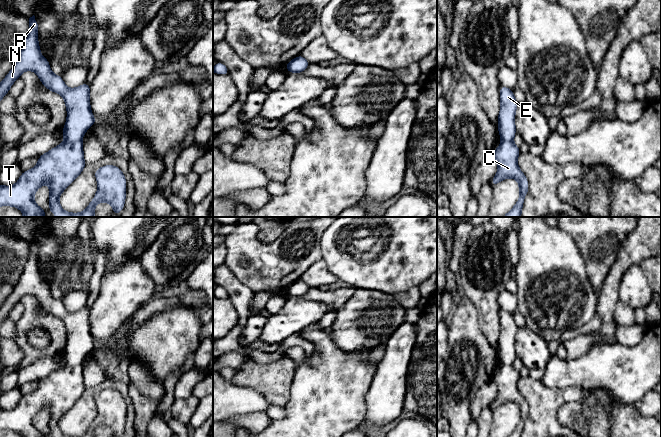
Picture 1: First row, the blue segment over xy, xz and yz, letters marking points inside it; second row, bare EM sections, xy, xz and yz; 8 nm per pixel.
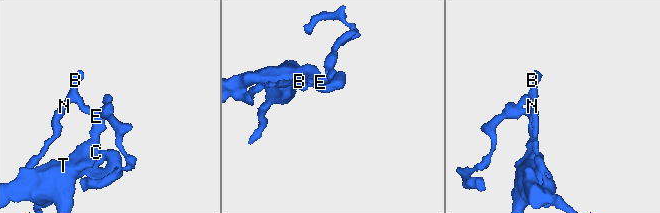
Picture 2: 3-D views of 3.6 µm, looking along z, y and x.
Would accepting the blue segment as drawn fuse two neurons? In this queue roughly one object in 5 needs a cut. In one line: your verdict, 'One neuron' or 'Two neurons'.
One neuron

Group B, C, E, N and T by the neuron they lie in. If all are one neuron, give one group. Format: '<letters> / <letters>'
B C E N T

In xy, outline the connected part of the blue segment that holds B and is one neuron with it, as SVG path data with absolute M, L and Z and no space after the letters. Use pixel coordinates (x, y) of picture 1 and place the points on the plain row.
M33 239L29 242L29 258L23 273L14 291L0 307L0 324L8 318L9 312L24 295L34 295L48 314L64 322L67 333L67 344L63 351L64 366L39 380L37 389L22 396L15 409L0 409L0 430L13 430L23 437L45 437L34 426L34 417L46 407L50 413L50 436L70 437L60 430L59 420L86 391L82 362L97 344L90 332L90 309L85 306L69 313L62 301L50 294L48 284L40 276L38 251Z

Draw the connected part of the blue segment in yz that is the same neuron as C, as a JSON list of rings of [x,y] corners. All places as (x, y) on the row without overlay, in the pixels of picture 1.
[[[500,310],[500,336],[498,339],[498,355],[502,363],[501,368],[493,376],[493,381],[498,388],[498,395],[490,405],[494,411],[505,402],[514,402],[519,408],[519,423],[508,437],[521,437],[524,422],[528,417],[529,407],[526,400],[517,389],[520,372],[513,366],[516,358],[515,337],[518,326],[513,315],[508,311]]]

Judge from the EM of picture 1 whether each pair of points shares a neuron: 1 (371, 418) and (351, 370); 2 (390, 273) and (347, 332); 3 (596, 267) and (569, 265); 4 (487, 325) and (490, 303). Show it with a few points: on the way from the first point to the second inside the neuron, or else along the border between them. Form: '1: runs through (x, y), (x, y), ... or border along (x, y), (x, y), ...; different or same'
1: border along (372, 382), (365, 396), (365, 417), (361, 425); different
2: border along (356, 288), (375, 289), (379, 292); different
3: border along (576, 244), (584, 262), (587, 277), (593, 288); different
4: runs through (488, 320), (488, 308); same

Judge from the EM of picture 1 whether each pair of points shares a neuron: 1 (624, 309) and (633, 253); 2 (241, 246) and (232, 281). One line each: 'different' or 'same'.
1: different
2: different

